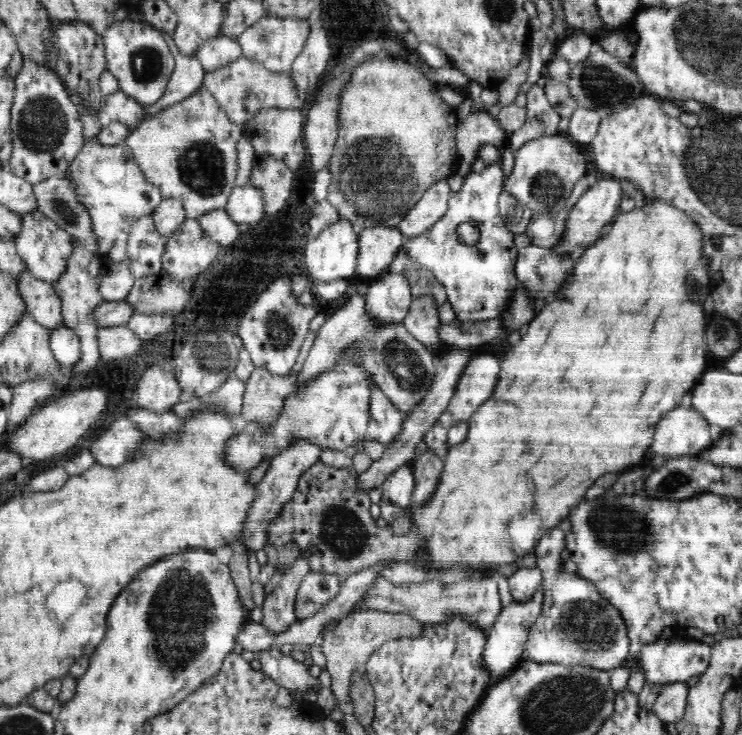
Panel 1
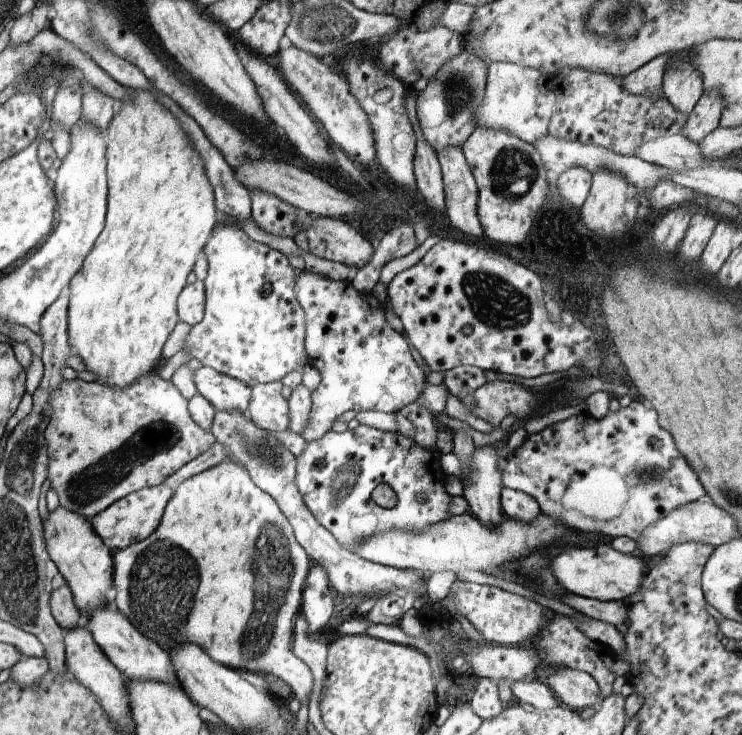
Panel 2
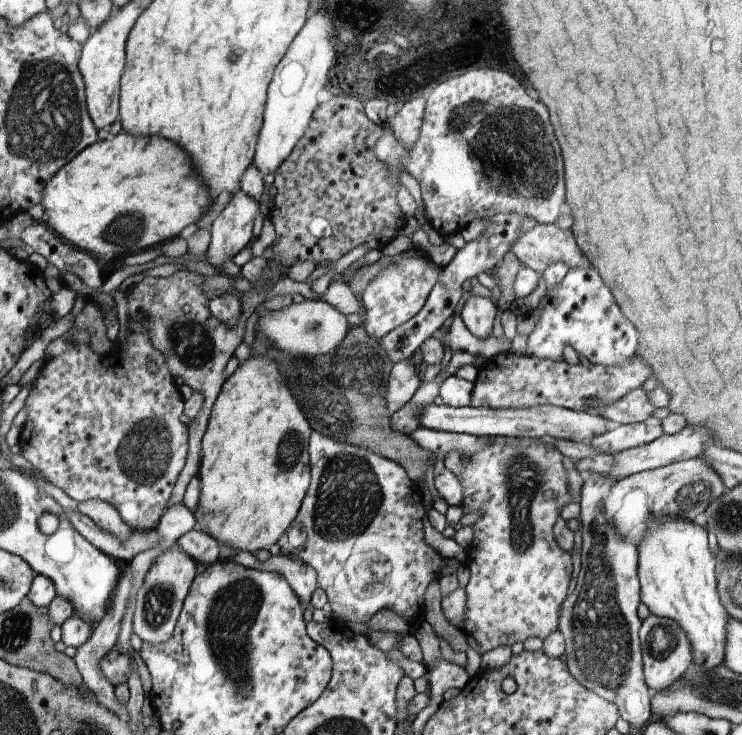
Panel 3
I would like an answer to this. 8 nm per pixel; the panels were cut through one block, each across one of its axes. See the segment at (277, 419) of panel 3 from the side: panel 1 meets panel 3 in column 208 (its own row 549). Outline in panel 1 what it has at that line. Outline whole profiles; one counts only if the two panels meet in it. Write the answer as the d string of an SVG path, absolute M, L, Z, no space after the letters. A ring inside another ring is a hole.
M652 200L644 208L636 208L629 212L620 210L620 216L614 218L614 224L606 238L596 240L576 258L572 276L564 282L553 298L543 304L536 316L524 328L522 334L515 339L510 348L500 356L500 372L493 394L484 404L479 406L466 421L469 429L464 442L450 446L443 461L443 471L436 490L423 505L410 505L413 530L429 540L425 551L427 560L433 562L435 568L468 567L473 571L492 571L500 564L510 565L518 558L535 554L534 548L548 530L559 526L560 520L568 516L568 512L580 504L586 490L606 472L619 474L638 467L644 461L646 448L654 440L656 424L671 410L674 410L686 394L699 382L700 377L708 369L706 367L706 318L700 304L692 302L688 294L688 272L700 262L703 246L706 242L703 229L686 211L680 210L671 202Z

